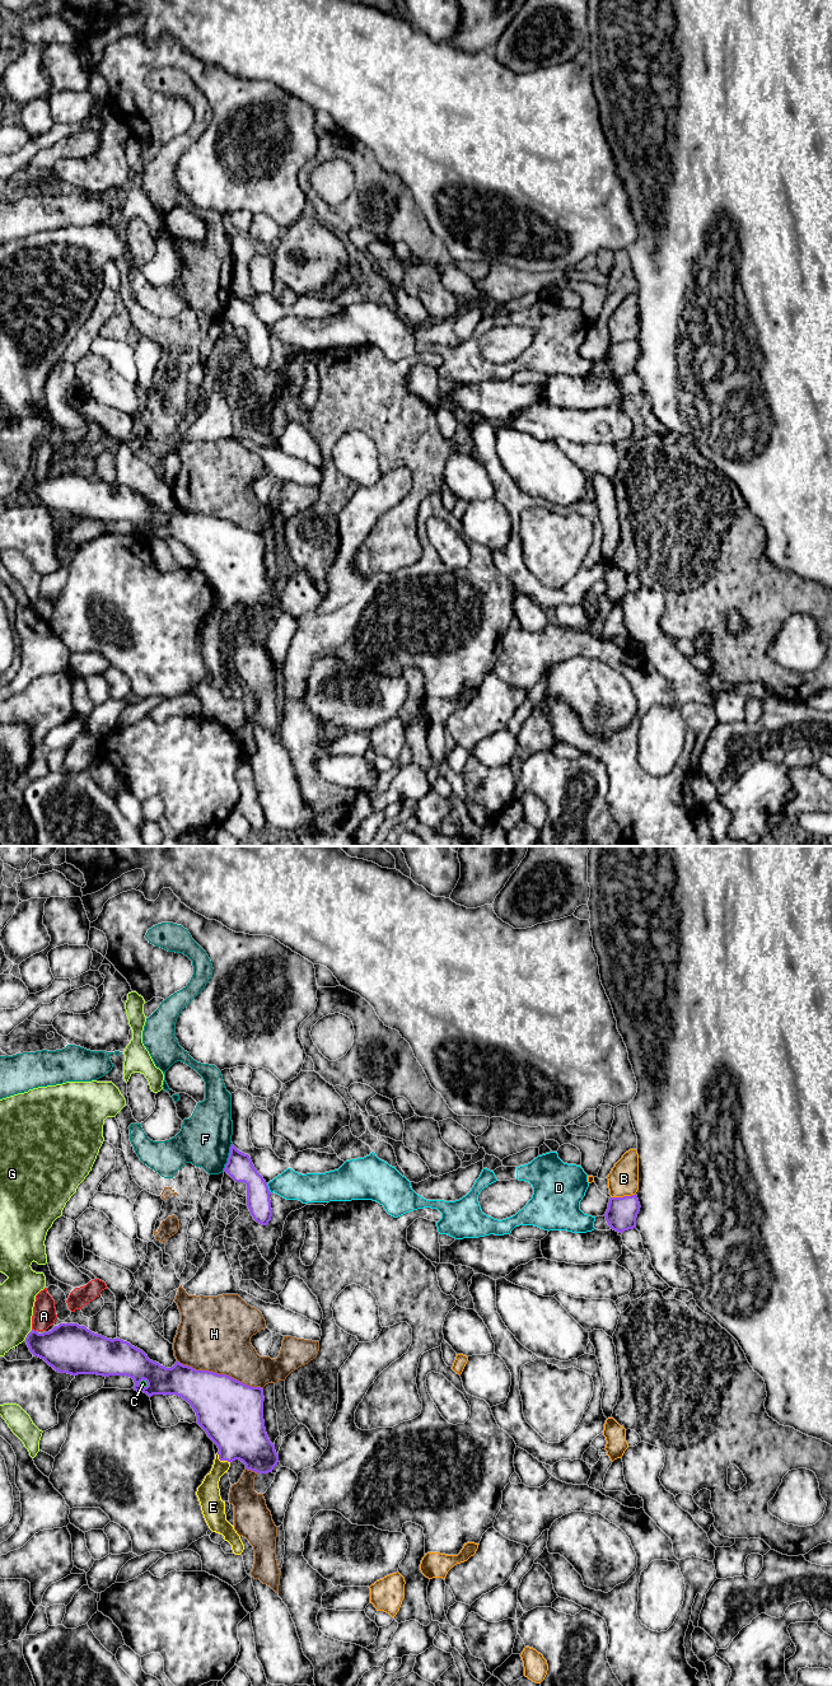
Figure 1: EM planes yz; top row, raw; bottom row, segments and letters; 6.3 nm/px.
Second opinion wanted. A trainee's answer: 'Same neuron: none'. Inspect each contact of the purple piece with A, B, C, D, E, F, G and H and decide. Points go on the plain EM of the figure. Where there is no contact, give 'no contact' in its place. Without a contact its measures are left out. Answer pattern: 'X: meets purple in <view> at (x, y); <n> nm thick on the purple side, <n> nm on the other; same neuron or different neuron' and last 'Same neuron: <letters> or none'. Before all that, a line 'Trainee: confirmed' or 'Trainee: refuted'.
Trainee: confirmed
A: meets purple in yz at (33, 475); 320 nm thick on the purple side, 140 nm on the other; different neuron
B: meets purple in yz at (624, 341); 190 nm thick on the purple side, 190 nm on the other; different neuron
C: meets purple in yz at (146, 527); 220 nm thick on the purple side, 50 nm on the other; different neuron
D: meets purple in yz at (267, 334); 170 nm thick on the purple side, 190 nm on the other; different neuron
E: meets purple in yz at (223, 605); 360 nm thick on the purple side, 140 nm on the other; different neuron
F: meets purple in yz at (229, 302); 170 nm thick on the purple side, 340 nm on the other; different neuron
G: meets purple in yz at (27, 480); 280 nm thick on the purple side, 220 nm on the other; different neuron
H: meets purple in yz at (220, 519); 400 nm thick on the purple side, 440 nm on the other; different neuron
Same neuron: none

